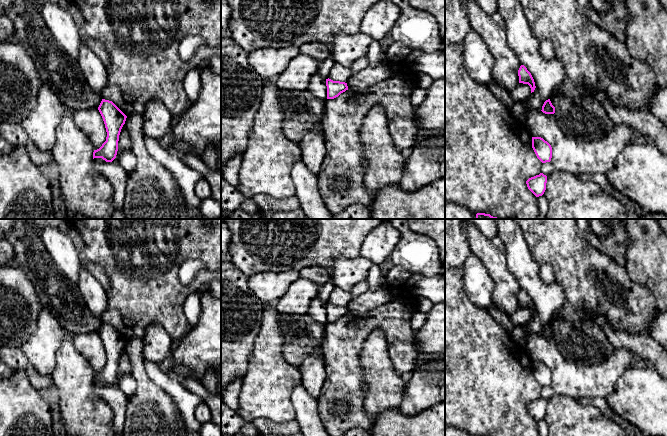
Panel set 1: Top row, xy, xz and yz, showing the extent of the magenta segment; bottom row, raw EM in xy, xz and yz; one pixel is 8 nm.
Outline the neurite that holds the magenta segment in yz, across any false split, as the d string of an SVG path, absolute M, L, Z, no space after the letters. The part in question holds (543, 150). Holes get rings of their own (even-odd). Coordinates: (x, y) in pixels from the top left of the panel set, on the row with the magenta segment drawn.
M532 137L532 148L537 158L542 162L550 162L552 158L552 147L541 137Z

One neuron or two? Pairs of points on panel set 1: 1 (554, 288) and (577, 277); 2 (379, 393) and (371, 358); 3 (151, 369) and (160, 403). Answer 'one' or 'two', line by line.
1: two
2: one
3: two

